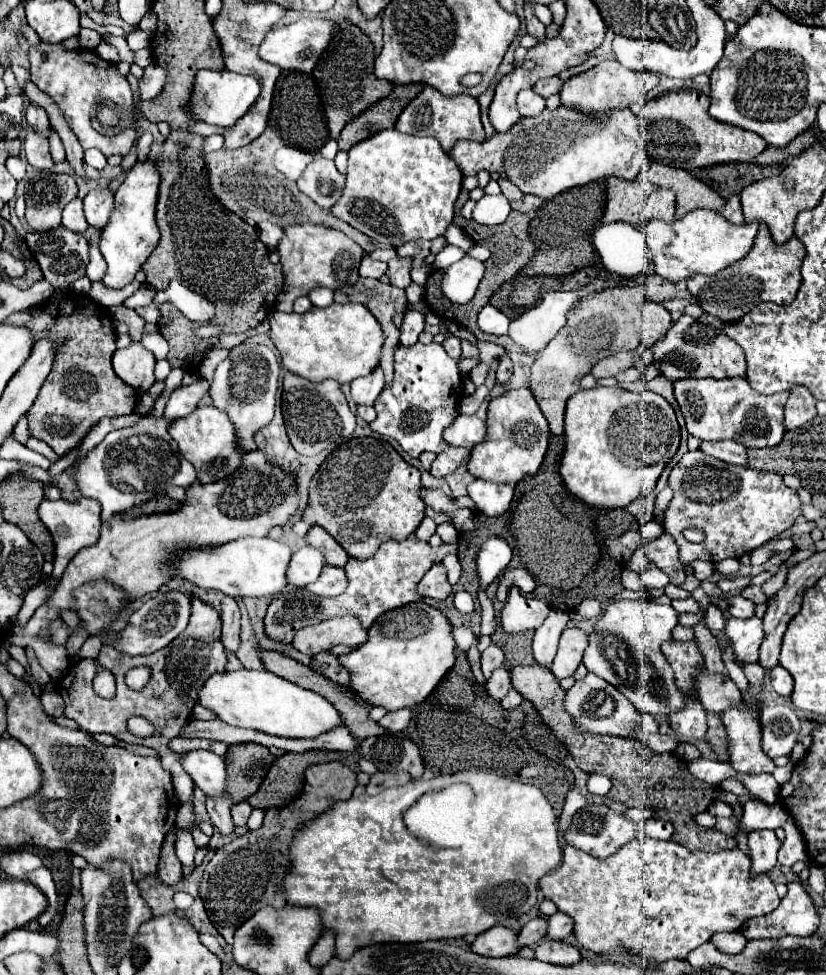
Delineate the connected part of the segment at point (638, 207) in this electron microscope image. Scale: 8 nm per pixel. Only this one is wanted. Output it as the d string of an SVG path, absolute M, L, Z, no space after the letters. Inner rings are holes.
M610 176L606 180L606 210L604 210L604 218L602 222L604 224L610 224L610 222L628 222L632 226L638 226L638 228L644 228L648 224L648 220L652 218L658 218L658 220L664 220L664 222L672 222L674 220L674 206L676 206L676 196L672 194L672 190L666 190L666 188L660 188L660 186L654 186L654 184L642 184L642 182L628 182L628 180L622 180L622 178L614 178Z

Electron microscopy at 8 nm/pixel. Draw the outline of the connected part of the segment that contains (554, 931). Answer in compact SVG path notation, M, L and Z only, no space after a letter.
M556 912L554 916L550 916L550 922L548 922L548 938L552 940L564 940L572 934L574 930L574 920L564 914L564 912Z

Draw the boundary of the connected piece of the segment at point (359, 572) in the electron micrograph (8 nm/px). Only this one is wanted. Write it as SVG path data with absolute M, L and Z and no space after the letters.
M410 534L402 542L388 540L378 548L378 552L372 558L368 558L368 560L352 560L350 558L346 562L344 570L348 576L348 588L340 596L324 598L324 596L310 594L308 588L296 588L296 590L282 592L268 606L268 612L264 616L264 632L268 638L272 638L276 642L290 644L294 634L300 628L314 626L326 618L338 618L338 616L346 616L346 614L356 616L360 620L360 624L364 628L368 628L386 610L420 600L416 586L422 580L422 576L430 570L430 566L434 562L440 562L444 556L448 556L456 550L458 550L456 542L432 548L428 542L418 540L414 534Z

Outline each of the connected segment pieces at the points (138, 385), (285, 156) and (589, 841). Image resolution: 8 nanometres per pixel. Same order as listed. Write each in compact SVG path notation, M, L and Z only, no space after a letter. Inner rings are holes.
M132 342L128 348L114 352L112 358L116 376L140 394L148 392L156 382L154 364L154 356L148 350L144 350L140 342Z
M284 146L276 152L276 158L274 158L274 164L276 168L290 180L290 178L300 178L302 172L306 170L306 166L310 164L312 160L312 154L310 152L304 152L304 150L298 150L294 146Z
M592 804L592 806L584 806L582 810L576 812L576 816L572 820L572 826L564 834L564 840L568 844L576 846L576 848L582 848L582 850L590 852L594 858L602 860L602 858L608 858L608 856L616 854L618 848L622 848L626 842L630 842L632 838L636 838L638 828L640 828L640 824L636 824L632 820L626 820L624 814L612 812L606 806Z

